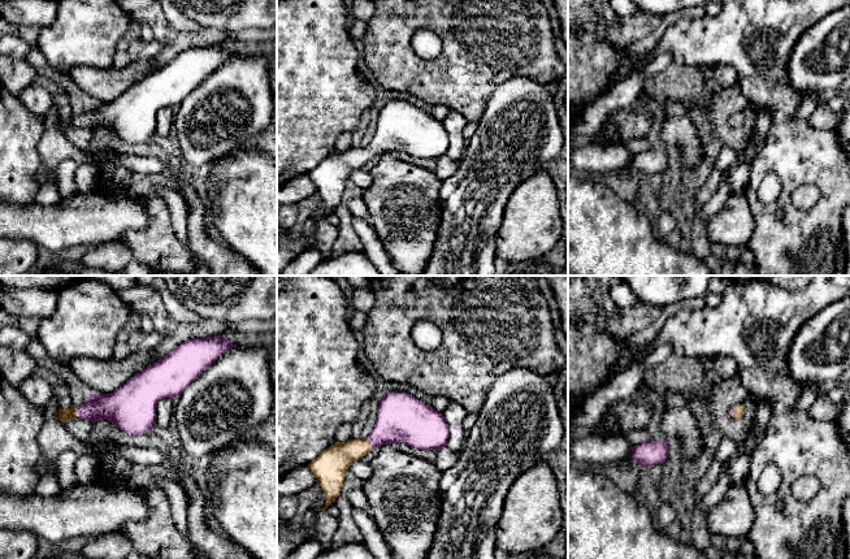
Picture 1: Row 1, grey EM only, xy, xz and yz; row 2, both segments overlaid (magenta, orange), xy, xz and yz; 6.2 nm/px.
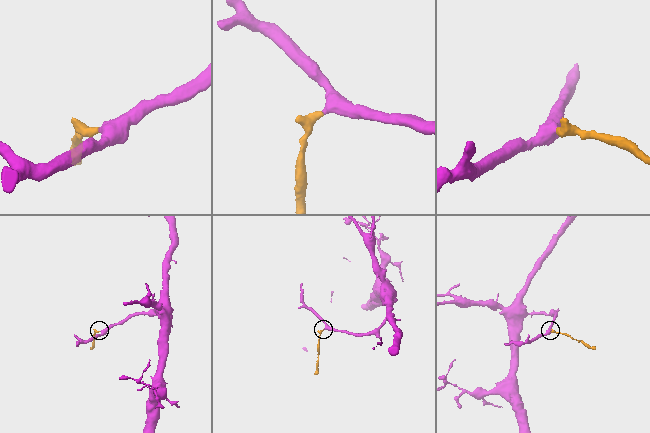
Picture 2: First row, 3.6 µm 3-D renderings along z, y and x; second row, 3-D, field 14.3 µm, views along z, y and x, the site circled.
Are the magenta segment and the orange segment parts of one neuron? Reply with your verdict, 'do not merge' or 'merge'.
merge

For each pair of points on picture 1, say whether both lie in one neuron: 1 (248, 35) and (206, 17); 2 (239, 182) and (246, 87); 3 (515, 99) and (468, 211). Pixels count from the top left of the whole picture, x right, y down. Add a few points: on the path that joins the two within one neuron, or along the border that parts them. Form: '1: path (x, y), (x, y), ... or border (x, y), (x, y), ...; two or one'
1: border (263, 29), (241, 29), (226, 33); two
2: border (243, 146), (215, 163); two
3: path (515, 126), (482, 183); one

